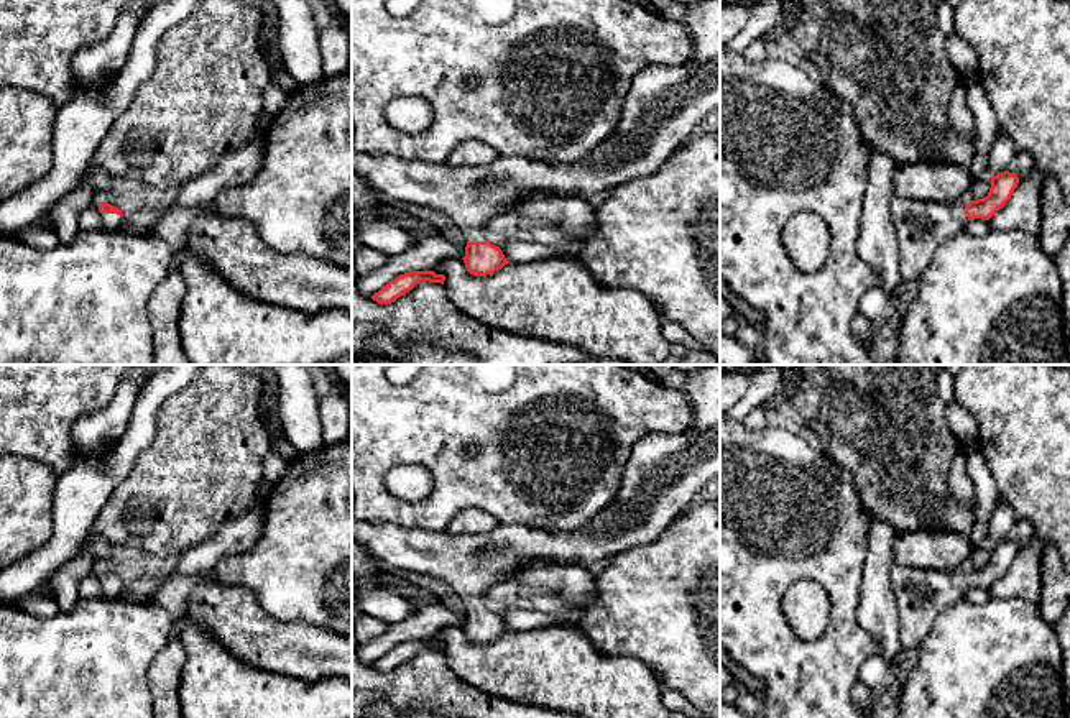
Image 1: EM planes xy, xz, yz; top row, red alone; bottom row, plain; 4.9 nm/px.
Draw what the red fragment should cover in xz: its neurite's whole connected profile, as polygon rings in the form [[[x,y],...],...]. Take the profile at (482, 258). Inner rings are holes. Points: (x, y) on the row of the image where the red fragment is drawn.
[[[699,0],[687,7],[684,25],[692,35],[695,59],[682,67],[648,66],[641,69],[631,81],[615,131],[580,163],[549,164],[526,158],[498,156],[488,166],[416,164],[398,158],[373,158],[352,146],[352,171],[363,176],[380,197],[431,207],[450,217],[467,242],[465,256],[462,258],[467,271],[473,276],[491,274],[510,261],[500,246],[485,240],[488,225],[491,220],[510,214],[523,197],[533,194],[587,197],[646,177],[667,163],[710,112],[720,110],[720,0]]]

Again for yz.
[[[1016,173],[991,176],[988,196],[970,204],[894,197],[889,215],[901,253],[902,281],[920,279],[943,242],[963,232],[970,220],[989,220],[1011,199],[1017,184]]]

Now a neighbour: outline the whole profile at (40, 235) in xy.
[[[41,220],[21,228],[16,237],[23,243],[39,250],[51,250],[59,245],[59,237],[54,228]]]

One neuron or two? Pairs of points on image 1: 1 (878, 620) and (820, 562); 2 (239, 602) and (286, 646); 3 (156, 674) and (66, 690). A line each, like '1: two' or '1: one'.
1: two
2: one
3: two

